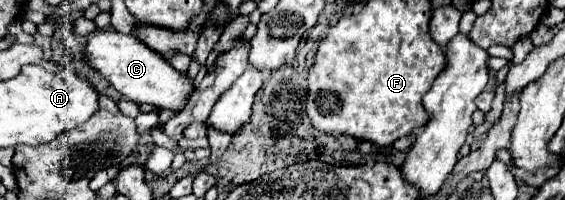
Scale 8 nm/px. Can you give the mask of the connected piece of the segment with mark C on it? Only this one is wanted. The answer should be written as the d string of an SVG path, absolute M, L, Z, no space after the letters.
M114 29L92 31L84 47L84 59L88 67L96 69L122 97L136 103L178 111L194 91L192 81L186 75L180 75L164 57L144 47L144 43L140 43L134 35L124 35Z

